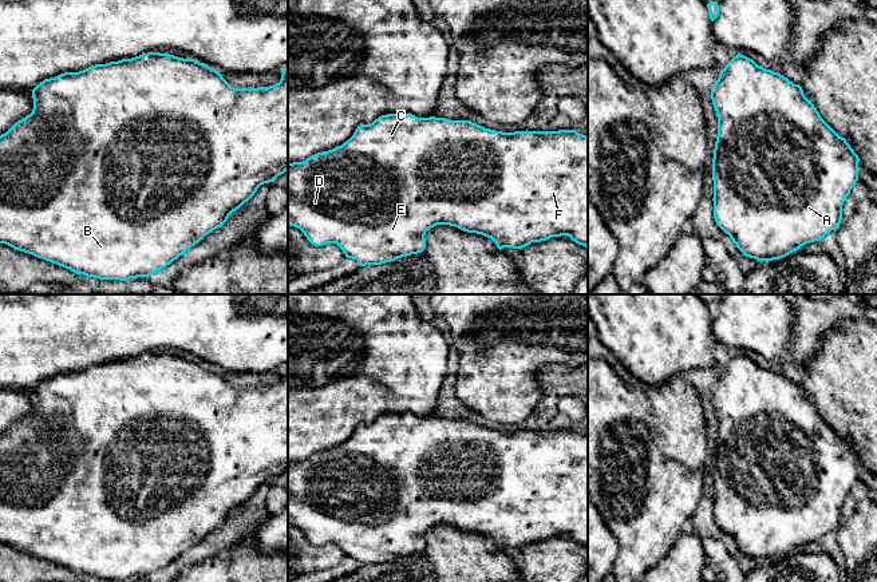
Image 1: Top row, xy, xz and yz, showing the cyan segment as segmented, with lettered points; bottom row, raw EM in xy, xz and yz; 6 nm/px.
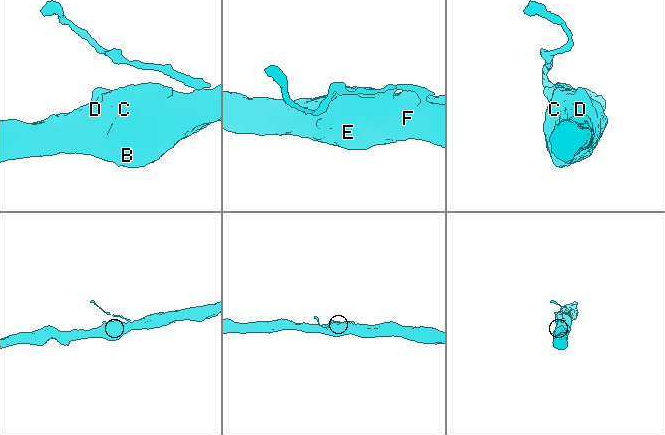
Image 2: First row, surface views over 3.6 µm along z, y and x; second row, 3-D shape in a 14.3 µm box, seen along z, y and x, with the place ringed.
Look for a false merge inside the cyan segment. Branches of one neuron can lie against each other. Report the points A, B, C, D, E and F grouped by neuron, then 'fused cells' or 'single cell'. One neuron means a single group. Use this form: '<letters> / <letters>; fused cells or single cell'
A B C D E F; single cell

